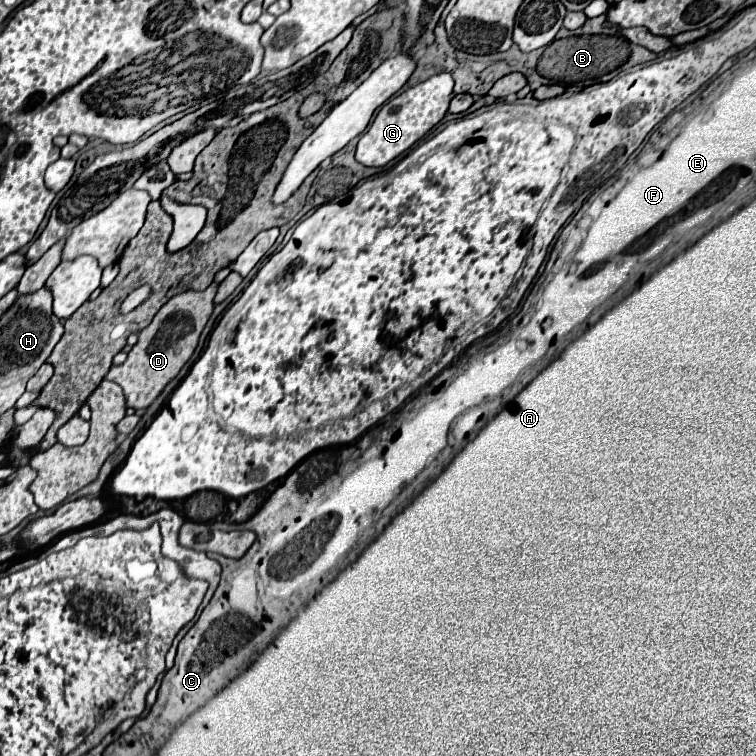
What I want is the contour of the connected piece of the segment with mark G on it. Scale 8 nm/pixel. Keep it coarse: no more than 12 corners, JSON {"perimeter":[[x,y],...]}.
{"perimeter":[[436,74],[390,98],[356,160],[382,168],[446,114],[454,80]]}

